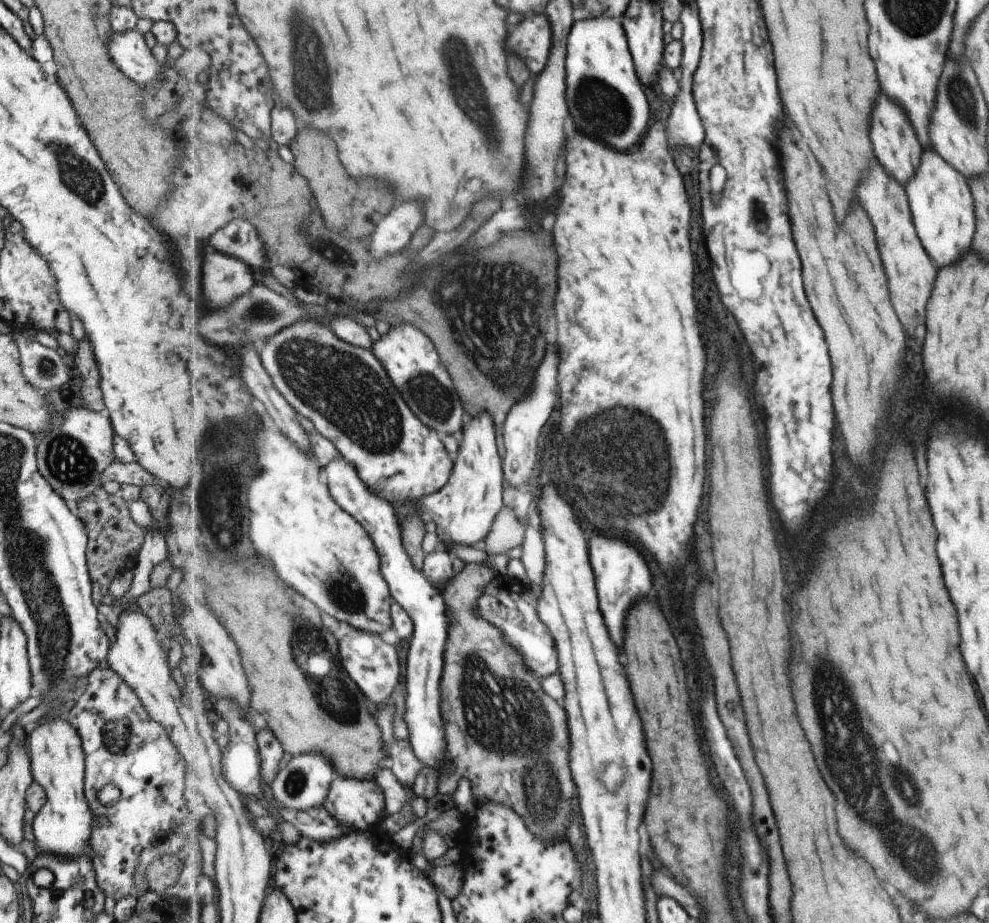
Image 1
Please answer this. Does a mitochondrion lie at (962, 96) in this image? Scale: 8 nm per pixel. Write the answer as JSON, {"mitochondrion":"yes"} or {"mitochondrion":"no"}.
{"mitochondrion":"yes"}

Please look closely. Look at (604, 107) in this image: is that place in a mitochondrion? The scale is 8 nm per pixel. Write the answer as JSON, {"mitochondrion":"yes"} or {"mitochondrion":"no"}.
{"mitochondrion":"yes"}

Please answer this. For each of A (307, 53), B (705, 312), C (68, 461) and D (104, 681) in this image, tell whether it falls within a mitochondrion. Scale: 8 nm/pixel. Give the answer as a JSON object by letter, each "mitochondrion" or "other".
{"A":"mitochondrion","B":"other","C":"mitochondrion","D":"other"}

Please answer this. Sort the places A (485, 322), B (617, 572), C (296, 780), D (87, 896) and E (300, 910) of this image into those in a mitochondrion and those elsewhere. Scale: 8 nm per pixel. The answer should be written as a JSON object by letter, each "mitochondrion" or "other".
{"A":"mitochondrion","B":"other","C":"mitochondrion","D":"other","E":"other"}

